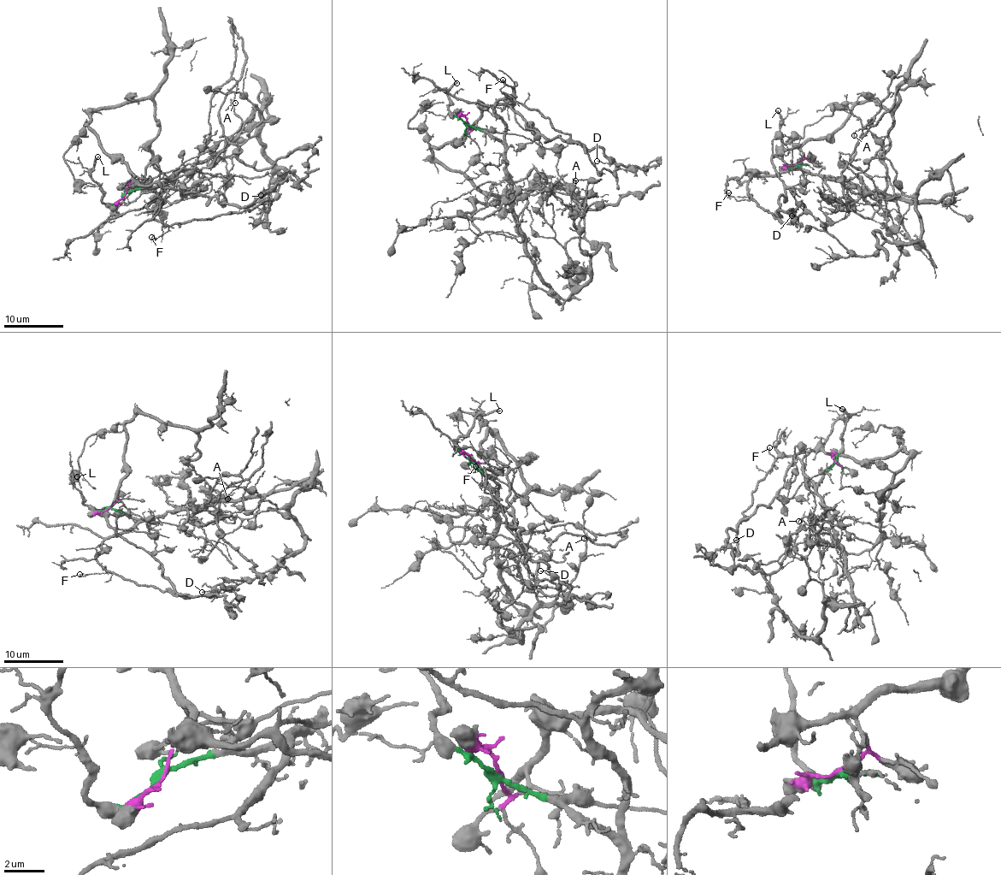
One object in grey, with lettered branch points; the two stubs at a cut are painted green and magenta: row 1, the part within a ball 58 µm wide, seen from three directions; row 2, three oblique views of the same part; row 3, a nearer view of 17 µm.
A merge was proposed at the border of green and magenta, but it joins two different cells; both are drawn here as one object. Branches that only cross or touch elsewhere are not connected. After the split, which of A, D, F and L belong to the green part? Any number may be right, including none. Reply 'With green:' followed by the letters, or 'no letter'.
With green: A, F, L

